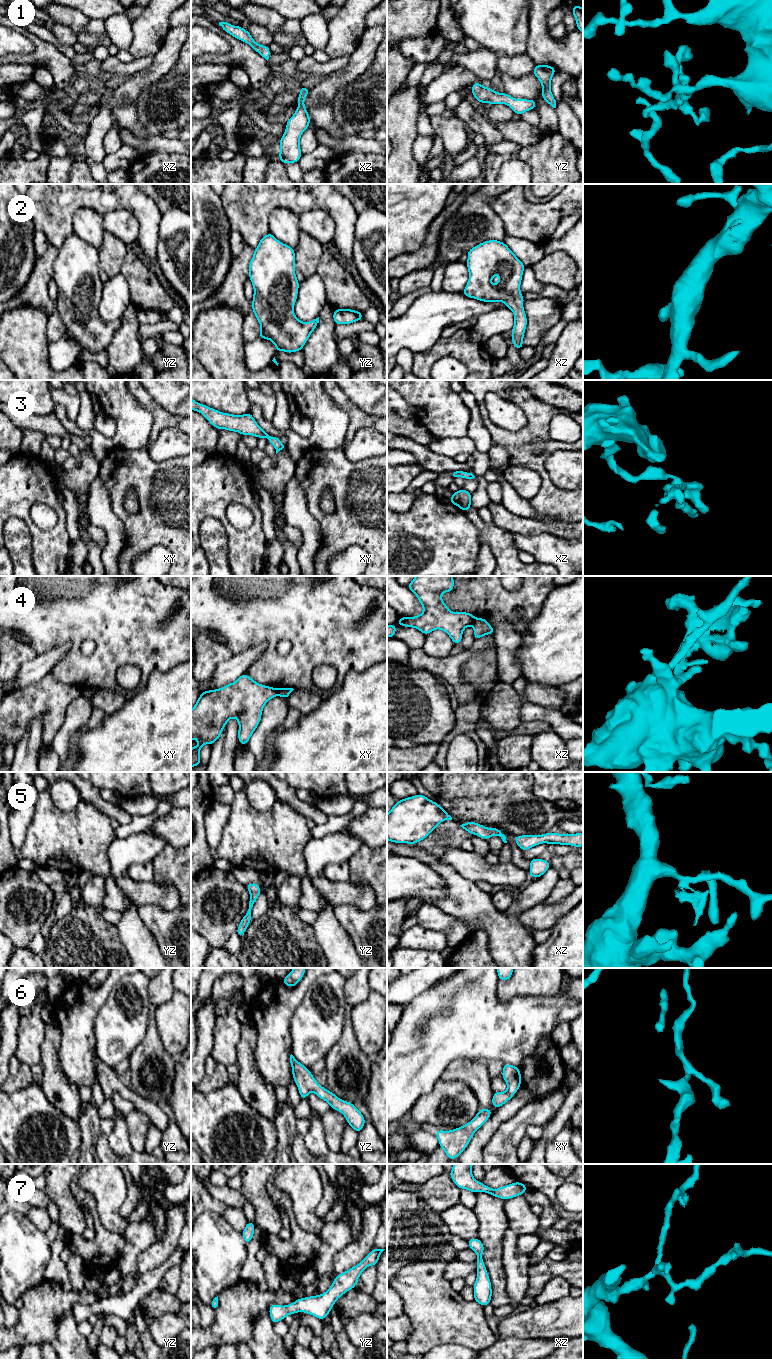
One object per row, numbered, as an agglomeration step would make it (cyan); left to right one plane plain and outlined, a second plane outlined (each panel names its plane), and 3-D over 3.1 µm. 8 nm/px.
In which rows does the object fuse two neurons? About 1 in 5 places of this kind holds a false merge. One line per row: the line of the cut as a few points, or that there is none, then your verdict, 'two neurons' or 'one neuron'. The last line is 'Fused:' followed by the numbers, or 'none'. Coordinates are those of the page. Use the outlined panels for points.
1: no cut; one neuron
2: no cut; one neuron
3: no cut; one neuron
4: cut in xz along (474, 618), (471, 624); two neurons
5: no cut; one neuron
6: no cut; one neuron
7: no cut; one neuron
Fused: 4

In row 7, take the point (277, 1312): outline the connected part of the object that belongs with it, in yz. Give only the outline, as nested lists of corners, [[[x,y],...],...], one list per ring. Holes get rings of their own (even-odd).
[[[372,1249],[372,1251],[356,1266],[337,1275],[330,1288],[321,1295],[300,1298],[292,1304],[281,1306],[271,1304],[269,1314],[273,1324],[290,1314],[305,1312],[313,1315],[321,1321],[329,1315],[333,1305],[339,1297],[344,1295],[350,1289],[356,1287],[361,1273],[370,1265],[376,1266],[381,1253],[385,1249]]]

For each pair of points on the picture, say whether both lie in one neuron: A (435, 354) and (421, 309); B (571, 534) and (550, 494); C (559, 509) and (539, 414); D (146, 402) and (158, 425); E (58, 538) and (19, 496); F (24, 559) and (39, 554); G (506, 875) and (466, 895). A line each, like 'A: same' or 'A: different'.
A: different
B: different
C: same
D: same
E: same
F: different
G: different

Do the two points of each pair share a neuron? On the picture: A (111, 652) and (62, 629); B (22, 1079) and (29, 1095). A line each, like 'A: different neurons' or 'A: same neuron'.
A: same neuron
B: different neurons

